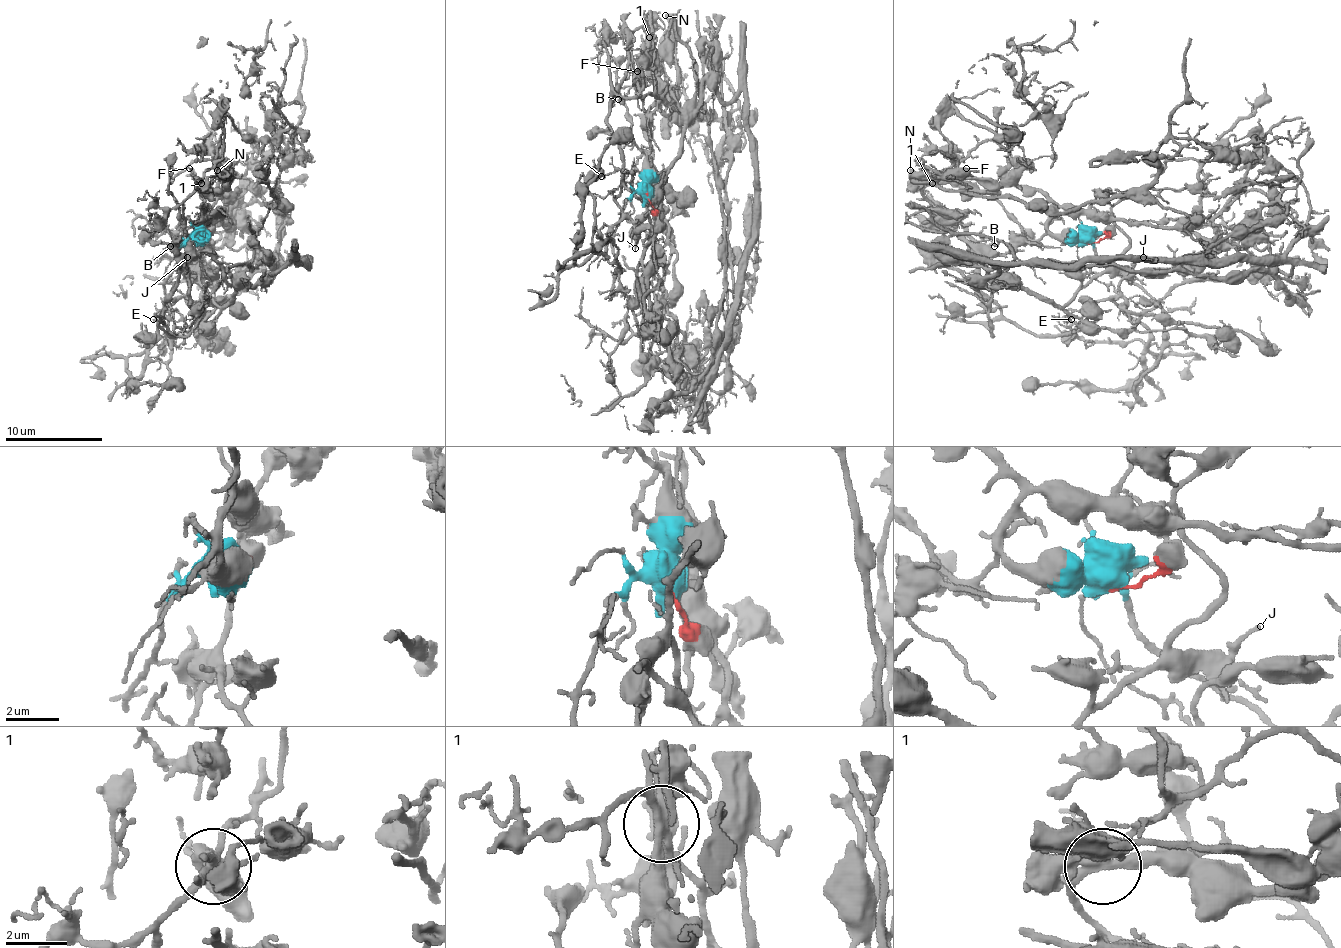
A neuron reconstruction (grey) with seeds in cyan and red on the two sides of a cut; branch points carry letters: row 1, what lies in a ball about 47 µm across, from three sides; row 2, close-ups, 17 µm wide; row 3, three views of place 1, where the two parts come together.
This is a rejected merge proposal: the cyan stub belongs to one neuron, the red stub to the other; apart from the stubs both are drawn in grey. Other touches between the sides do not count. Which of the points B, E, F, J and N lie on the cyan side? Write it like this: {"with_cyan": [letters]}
{"with_cyan": ["B", "E", "F", "N"]}

